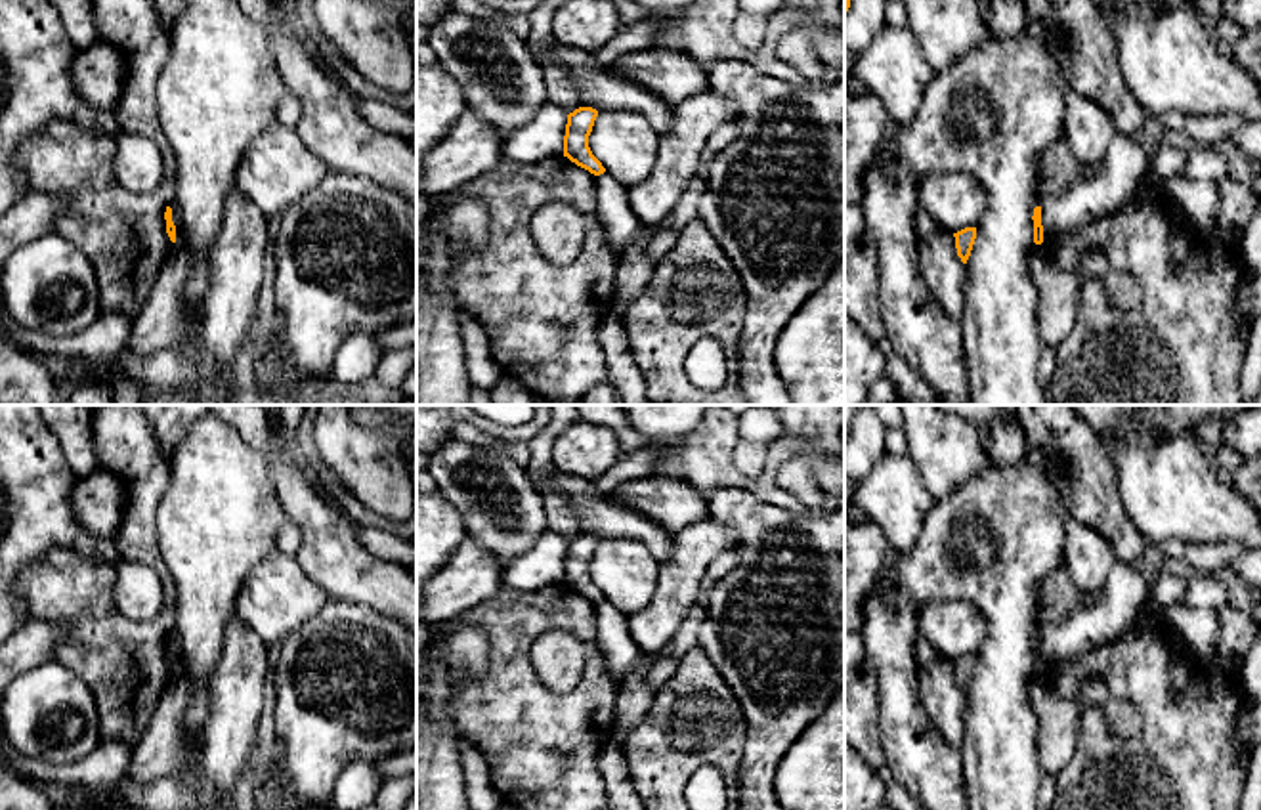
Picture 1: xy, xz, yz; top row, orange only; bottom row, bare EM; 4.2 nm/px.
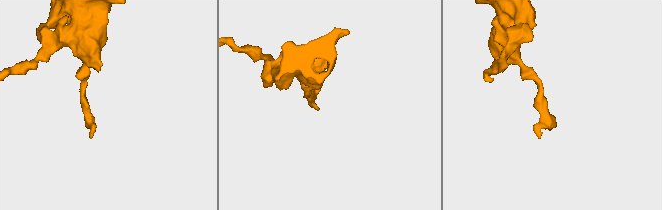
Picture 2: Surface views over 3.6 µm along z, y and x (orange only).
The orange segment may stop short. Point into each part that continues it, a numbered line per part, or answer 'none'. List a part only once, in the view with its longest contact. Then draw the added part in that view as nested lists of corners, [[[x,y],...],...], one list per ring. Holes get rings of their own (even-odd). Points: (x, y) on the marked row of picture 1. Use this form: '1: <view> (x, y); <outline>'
none

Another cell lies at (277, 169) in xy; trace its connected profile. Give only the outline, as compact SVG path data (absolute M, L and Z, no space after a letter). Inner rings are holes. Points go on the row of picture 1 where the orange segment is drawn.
M271 122L246 147L235 187L269 218L281 216L327 176L329 166L300 139L296 128Z

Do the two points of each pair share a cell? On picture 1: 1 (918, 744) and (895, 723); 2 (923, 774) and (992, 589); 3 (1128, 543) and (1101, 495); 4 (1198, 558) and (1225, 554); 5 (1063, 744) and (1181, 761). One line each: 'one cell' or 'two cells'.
1: one cell
2: two cells
3: one cell
4: one cell
5: two cells

